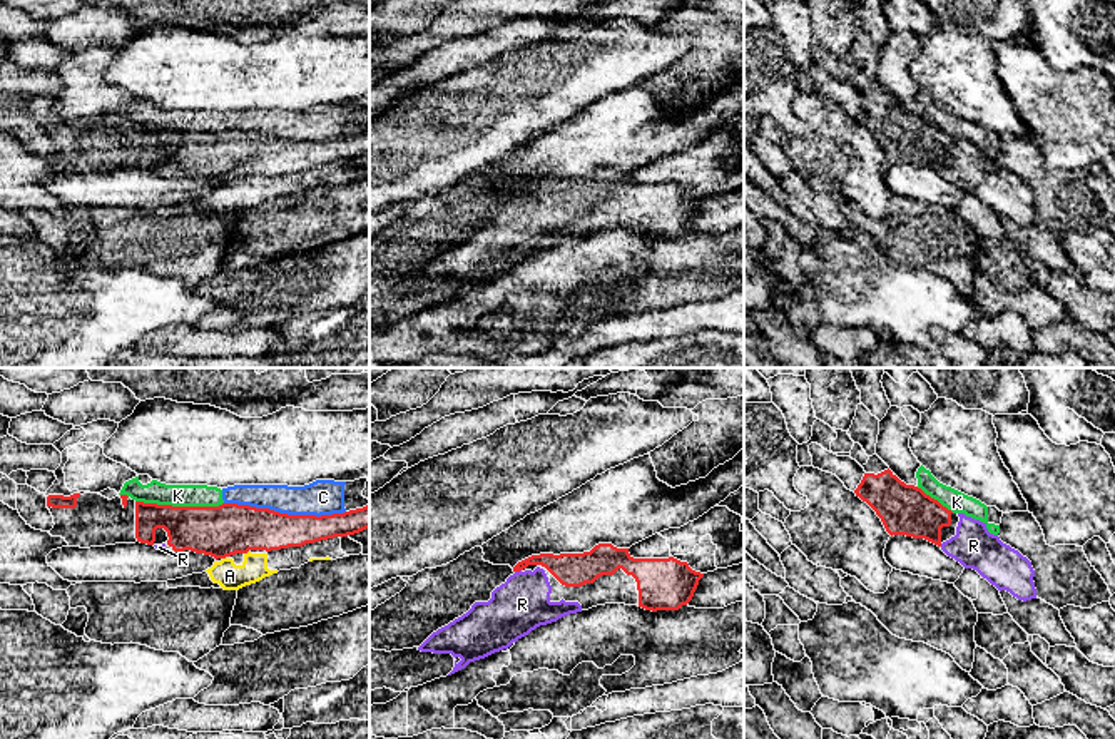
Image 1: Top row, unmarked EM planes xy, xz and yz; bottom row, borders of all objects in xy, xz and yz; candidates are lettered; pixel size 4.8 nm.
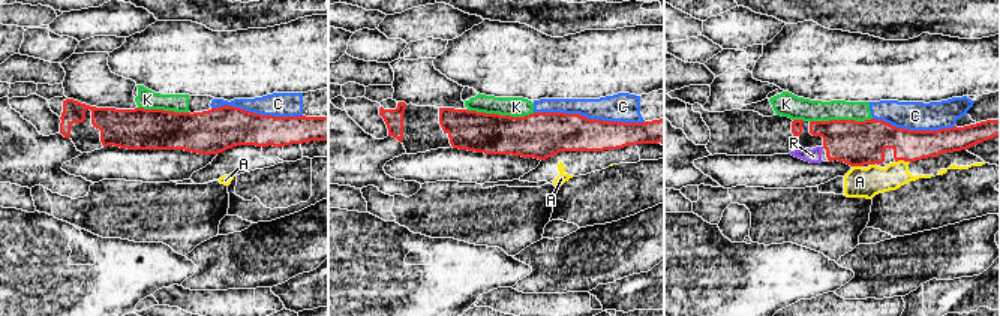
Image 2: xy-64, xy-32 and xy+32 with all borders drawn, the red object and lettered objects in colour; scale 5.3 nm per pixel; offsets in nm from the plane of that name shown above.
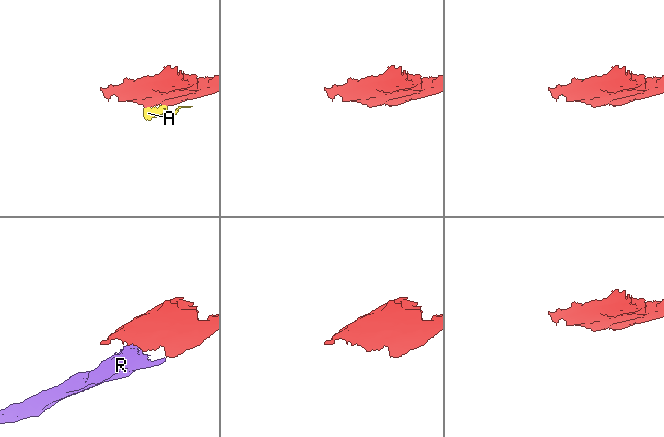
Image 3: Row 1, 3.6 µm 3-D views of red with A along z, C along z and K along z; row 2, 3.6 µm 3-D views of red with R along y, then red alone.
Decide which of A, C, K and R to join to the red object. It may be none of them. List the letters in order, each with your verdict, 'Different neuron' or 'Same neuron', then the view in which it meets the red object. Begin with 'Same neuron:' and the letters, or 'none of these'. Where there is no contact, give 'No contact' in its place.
Same neuron: R
A: Different neuron. Touches red in xy
C: Different neuron. Touches red in xy
K: Different neuron. Touches red in xy
R: Same neuron. Touches red in xz

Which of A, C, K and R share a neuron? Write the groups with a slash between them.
A / C K / R

